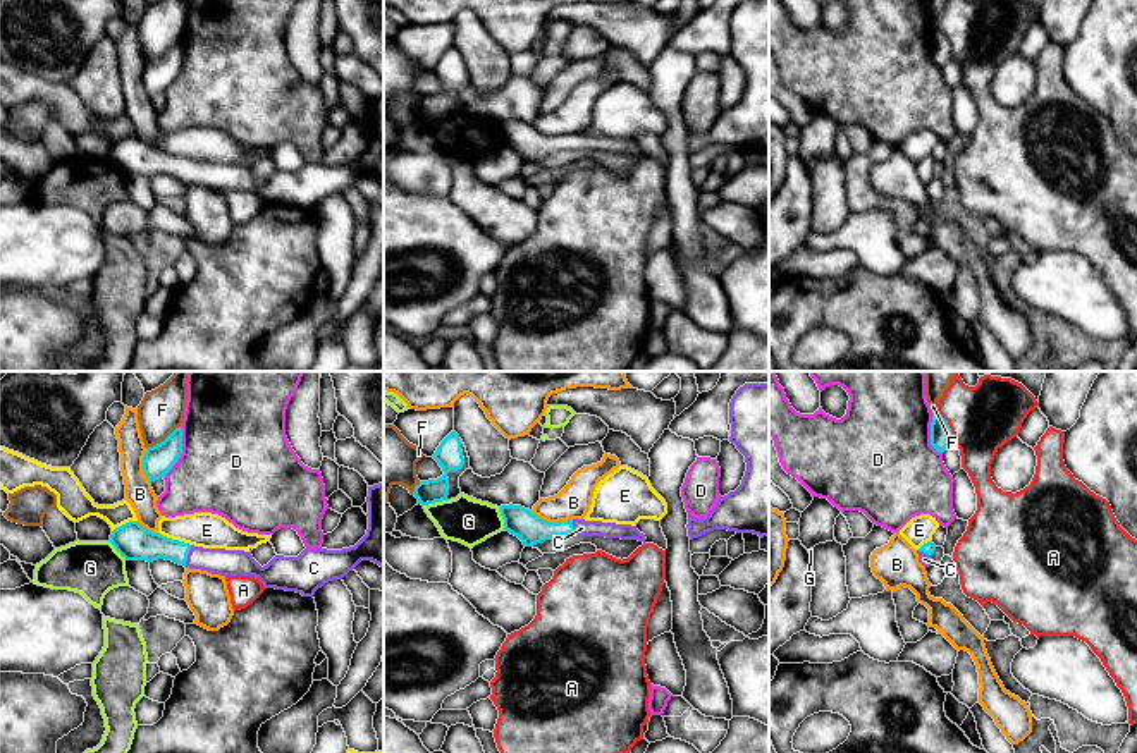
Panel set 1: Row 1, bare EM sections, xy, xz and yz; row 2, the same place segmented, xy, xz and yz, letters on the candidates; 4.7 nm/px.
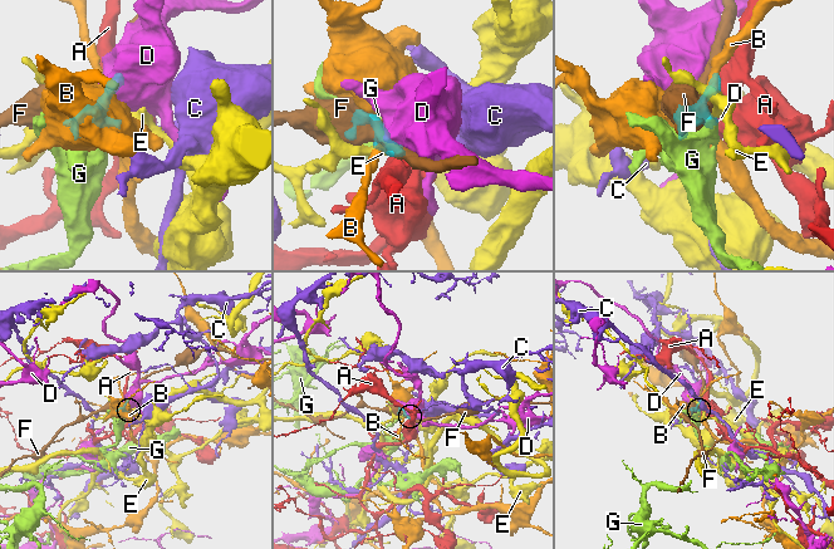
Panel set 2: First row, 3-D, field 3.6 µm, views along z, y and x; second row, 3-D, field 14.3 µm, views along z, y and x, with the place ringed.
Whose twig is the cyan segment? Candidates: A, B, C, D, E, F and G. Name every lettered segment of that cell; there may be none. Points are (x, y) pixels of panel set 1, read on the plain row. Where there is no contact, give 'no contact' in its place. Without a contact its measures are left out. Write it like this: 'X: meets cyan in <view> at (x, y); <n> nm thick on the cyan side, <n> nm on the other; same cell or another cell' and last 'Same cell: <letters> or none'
A: meets cyan in yz at (948, 40); 100 nm thick on the cyan side, 320 nm on the other; another cell
B: meets cyan in xz at (551, 138); 140 nm thick on the cyan side, 160 nm on the other; another cell
C: meets cyan in xy at (186, 171); 160 nm thick on the cyan side, 130 nm on the other; same cell
D: meets cyan in xy at (181, 67); 140 nm thick on the cyan side, 500 nm on the other; another cell
E: meets cyan in xy at (174, 155); 170 nm thick on the cyan side, 170 nm on the other; another cell
F: meets cyan in xy at (164, 55); 140 nm thick on the cyan side, 200 nm on the other; another cell
G: meets cyan in xz at (434, 117); 130 nm thick on the cyan side, 220 nm on the other; another cell
Same cell: C

